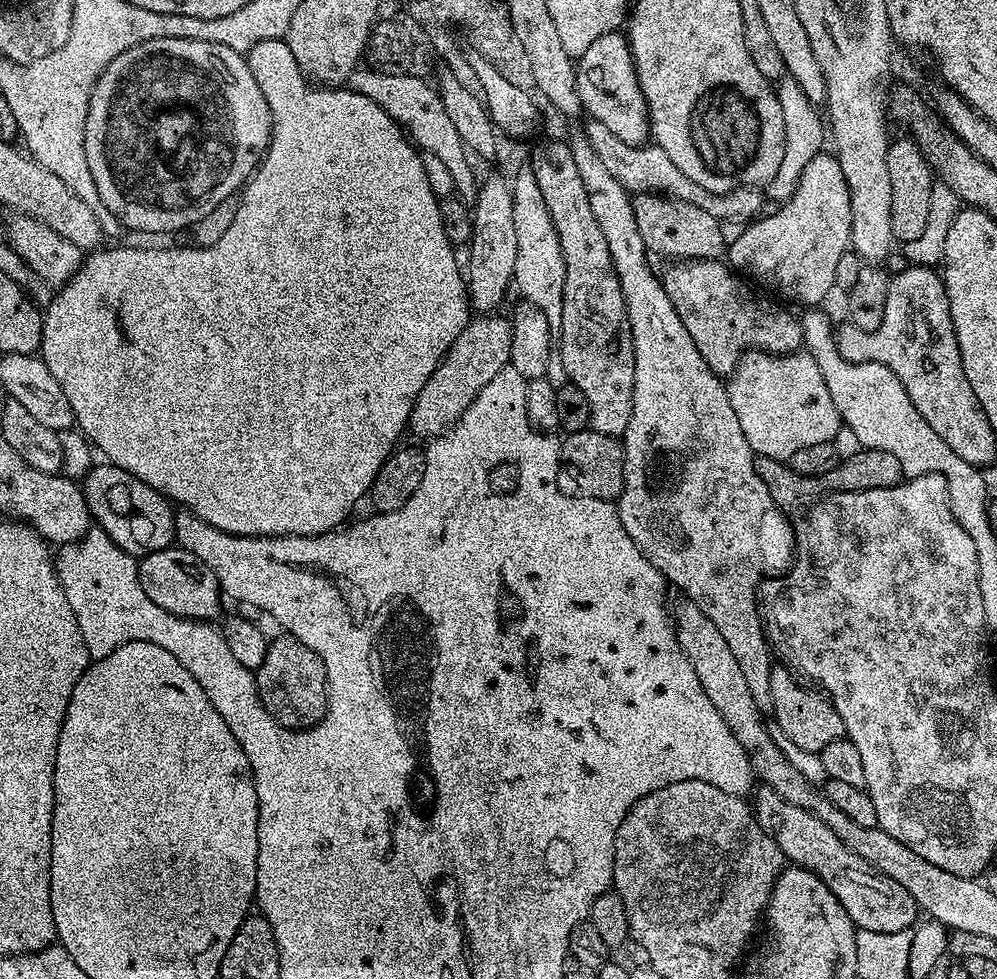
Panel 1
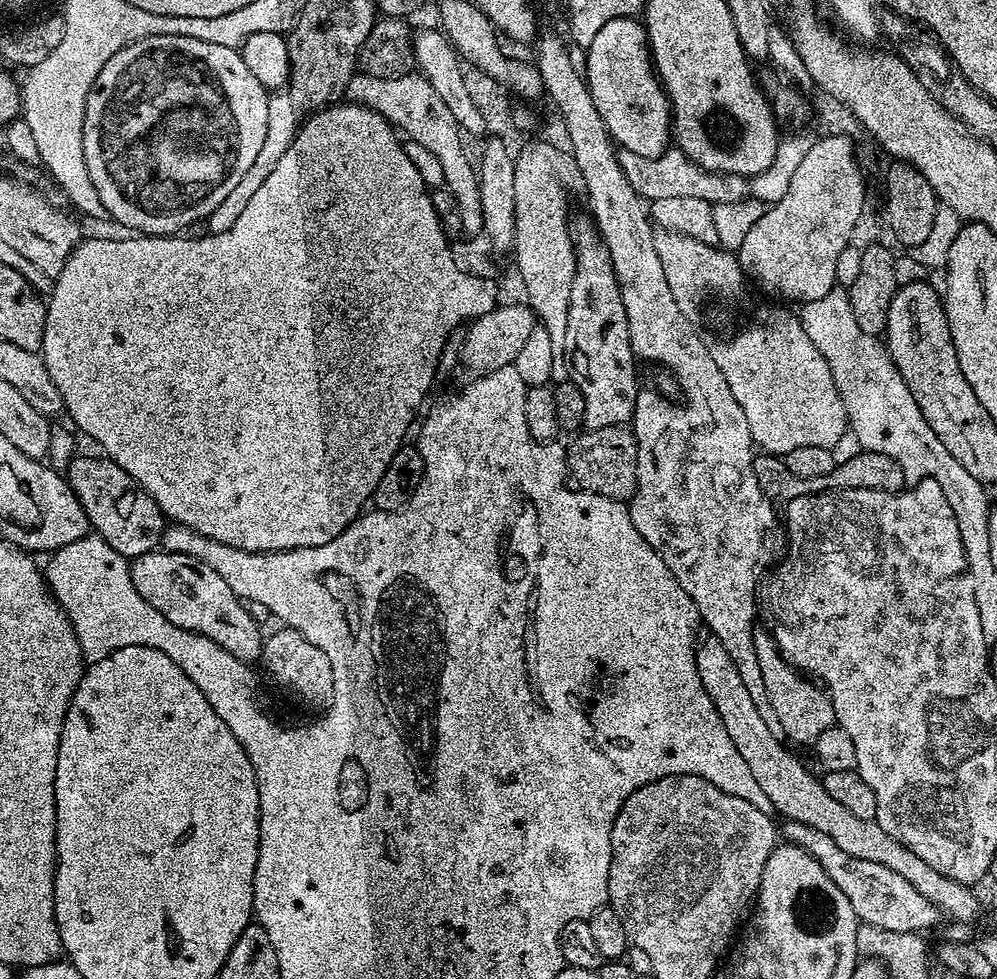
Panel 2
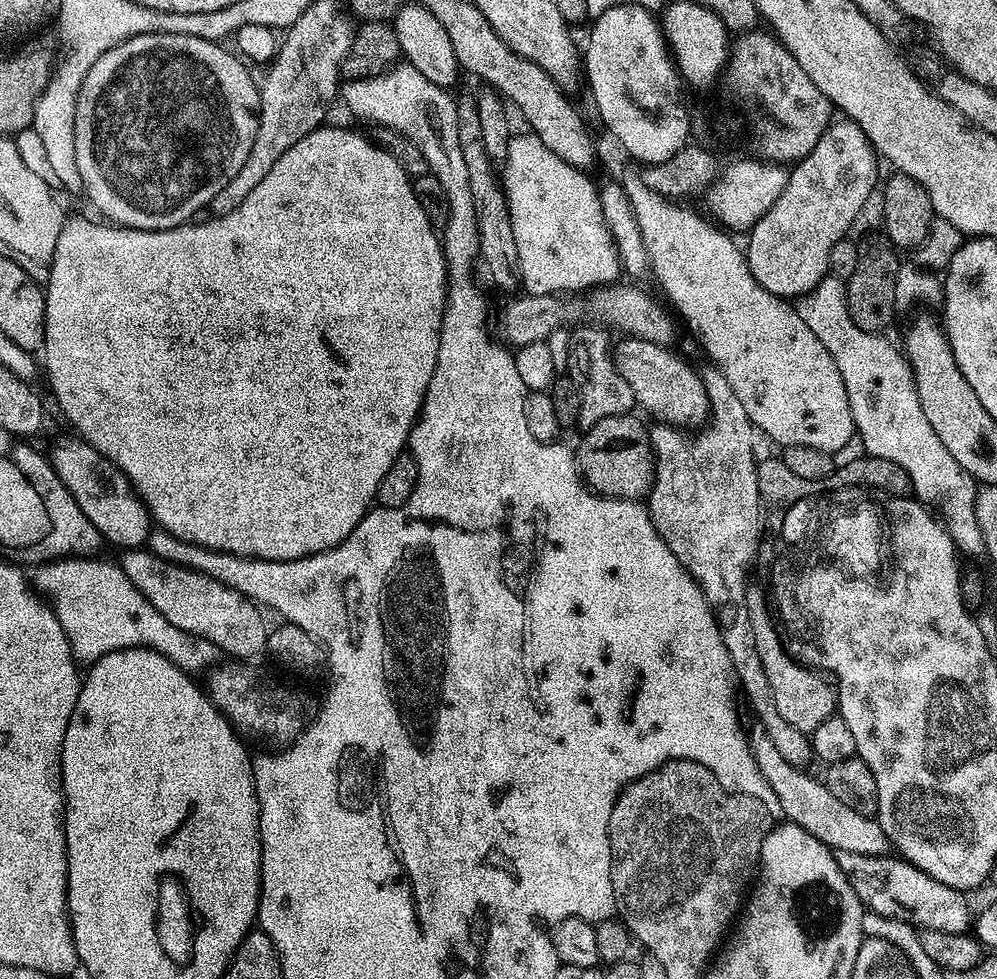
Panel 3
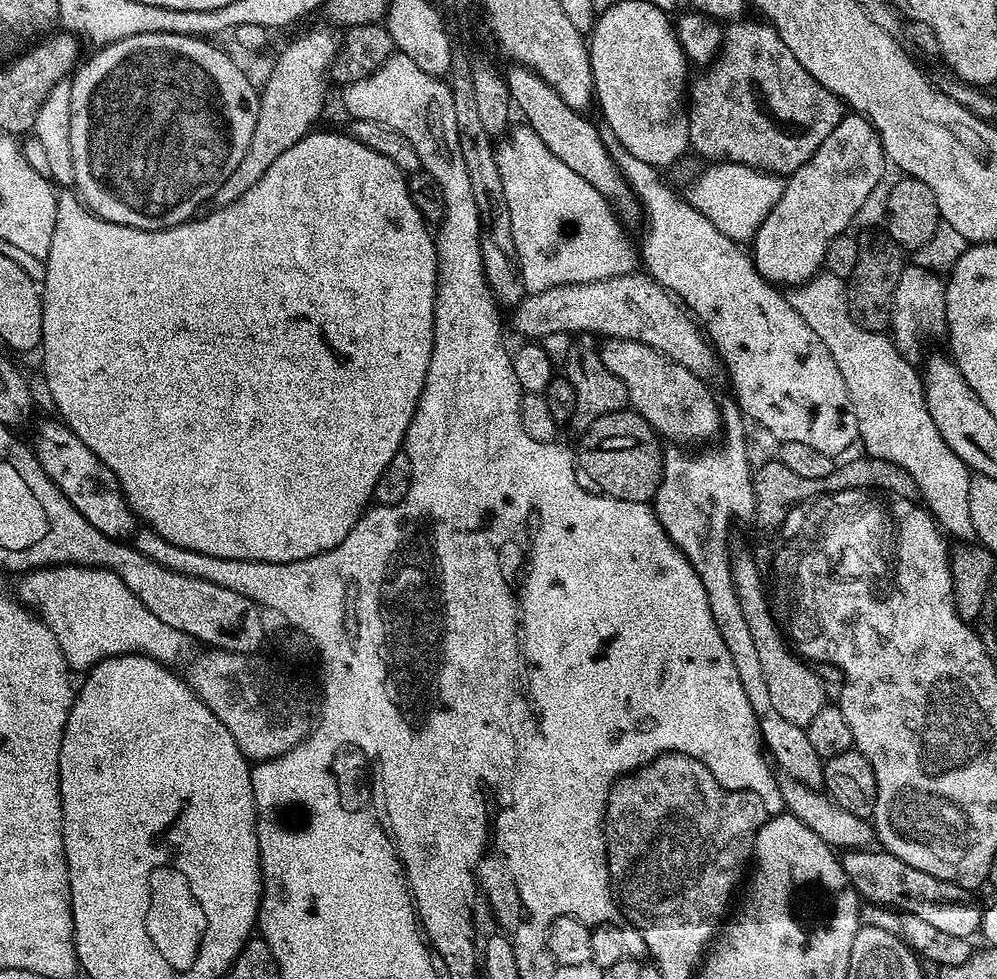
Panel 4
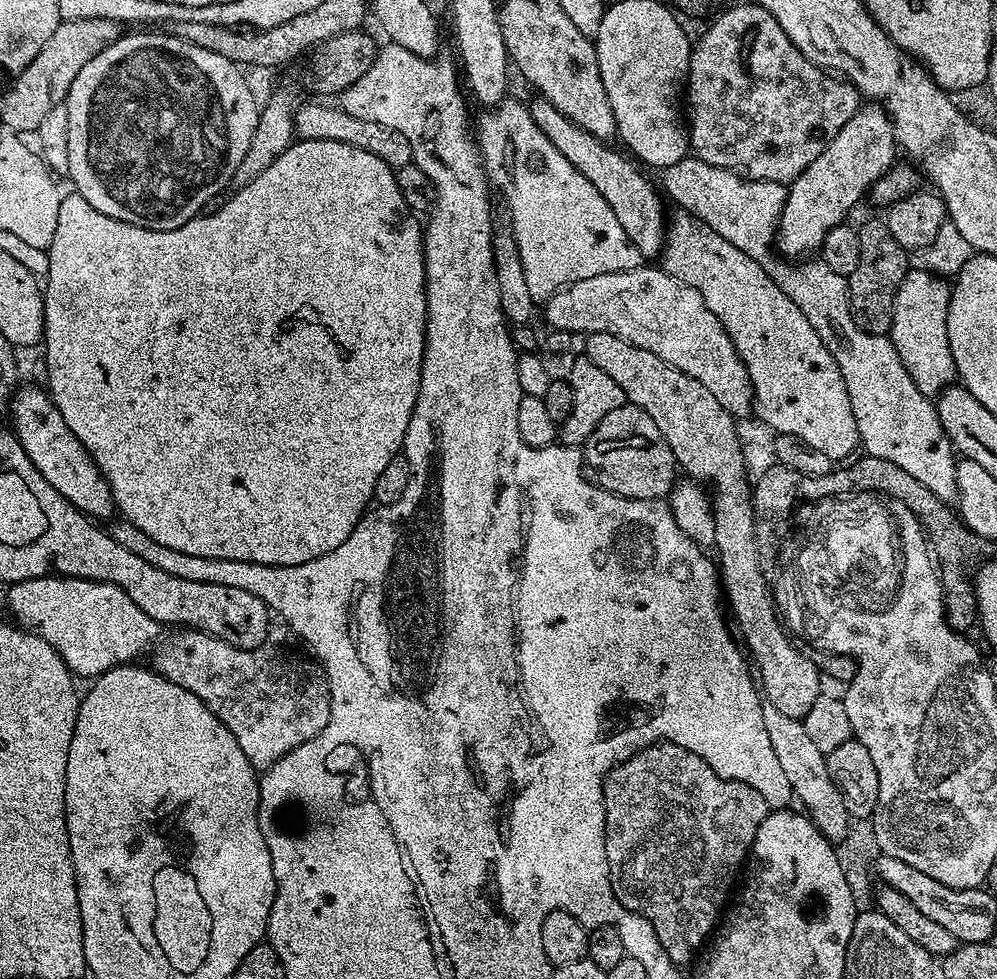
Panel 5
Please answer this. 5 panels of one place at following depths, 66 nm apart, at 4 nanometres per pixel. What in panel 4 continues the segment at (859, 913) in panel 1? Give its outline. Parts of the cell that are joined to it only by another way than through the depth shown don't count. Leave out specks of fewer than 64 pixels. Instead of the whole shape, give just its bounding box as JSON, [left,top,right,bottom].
[842,850,981,938]

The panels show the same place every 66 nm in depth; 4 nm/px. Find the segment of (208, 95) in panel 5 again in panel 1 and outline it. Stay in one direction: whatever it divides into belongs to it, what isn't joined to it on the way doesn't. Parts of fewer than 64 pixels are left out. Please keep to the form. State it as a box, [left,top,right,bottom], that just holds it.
[84,38,272,234]

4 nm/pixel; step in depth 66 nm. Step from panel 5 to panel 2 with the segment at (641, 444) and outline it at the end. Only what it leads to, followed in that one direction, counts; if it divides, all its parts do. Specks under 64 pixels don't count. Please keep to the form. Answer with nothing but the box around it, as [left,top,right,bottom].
[566,426,636,501]

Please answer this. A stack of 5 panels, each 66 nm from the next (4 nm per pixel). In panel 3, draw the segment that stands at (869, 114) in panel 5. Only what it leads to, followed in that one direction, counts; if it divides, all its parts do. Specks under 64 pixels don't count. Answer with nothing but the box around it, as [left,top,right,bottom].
[746,122,878,298]

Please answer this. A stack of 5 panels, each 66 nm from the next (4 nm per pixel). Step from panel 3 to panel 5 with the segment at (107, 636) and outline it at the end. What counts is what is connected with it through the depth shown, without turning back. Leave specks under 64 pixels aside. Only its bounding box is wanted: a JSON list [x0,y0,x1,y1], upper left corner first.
[7,574,162,678]

